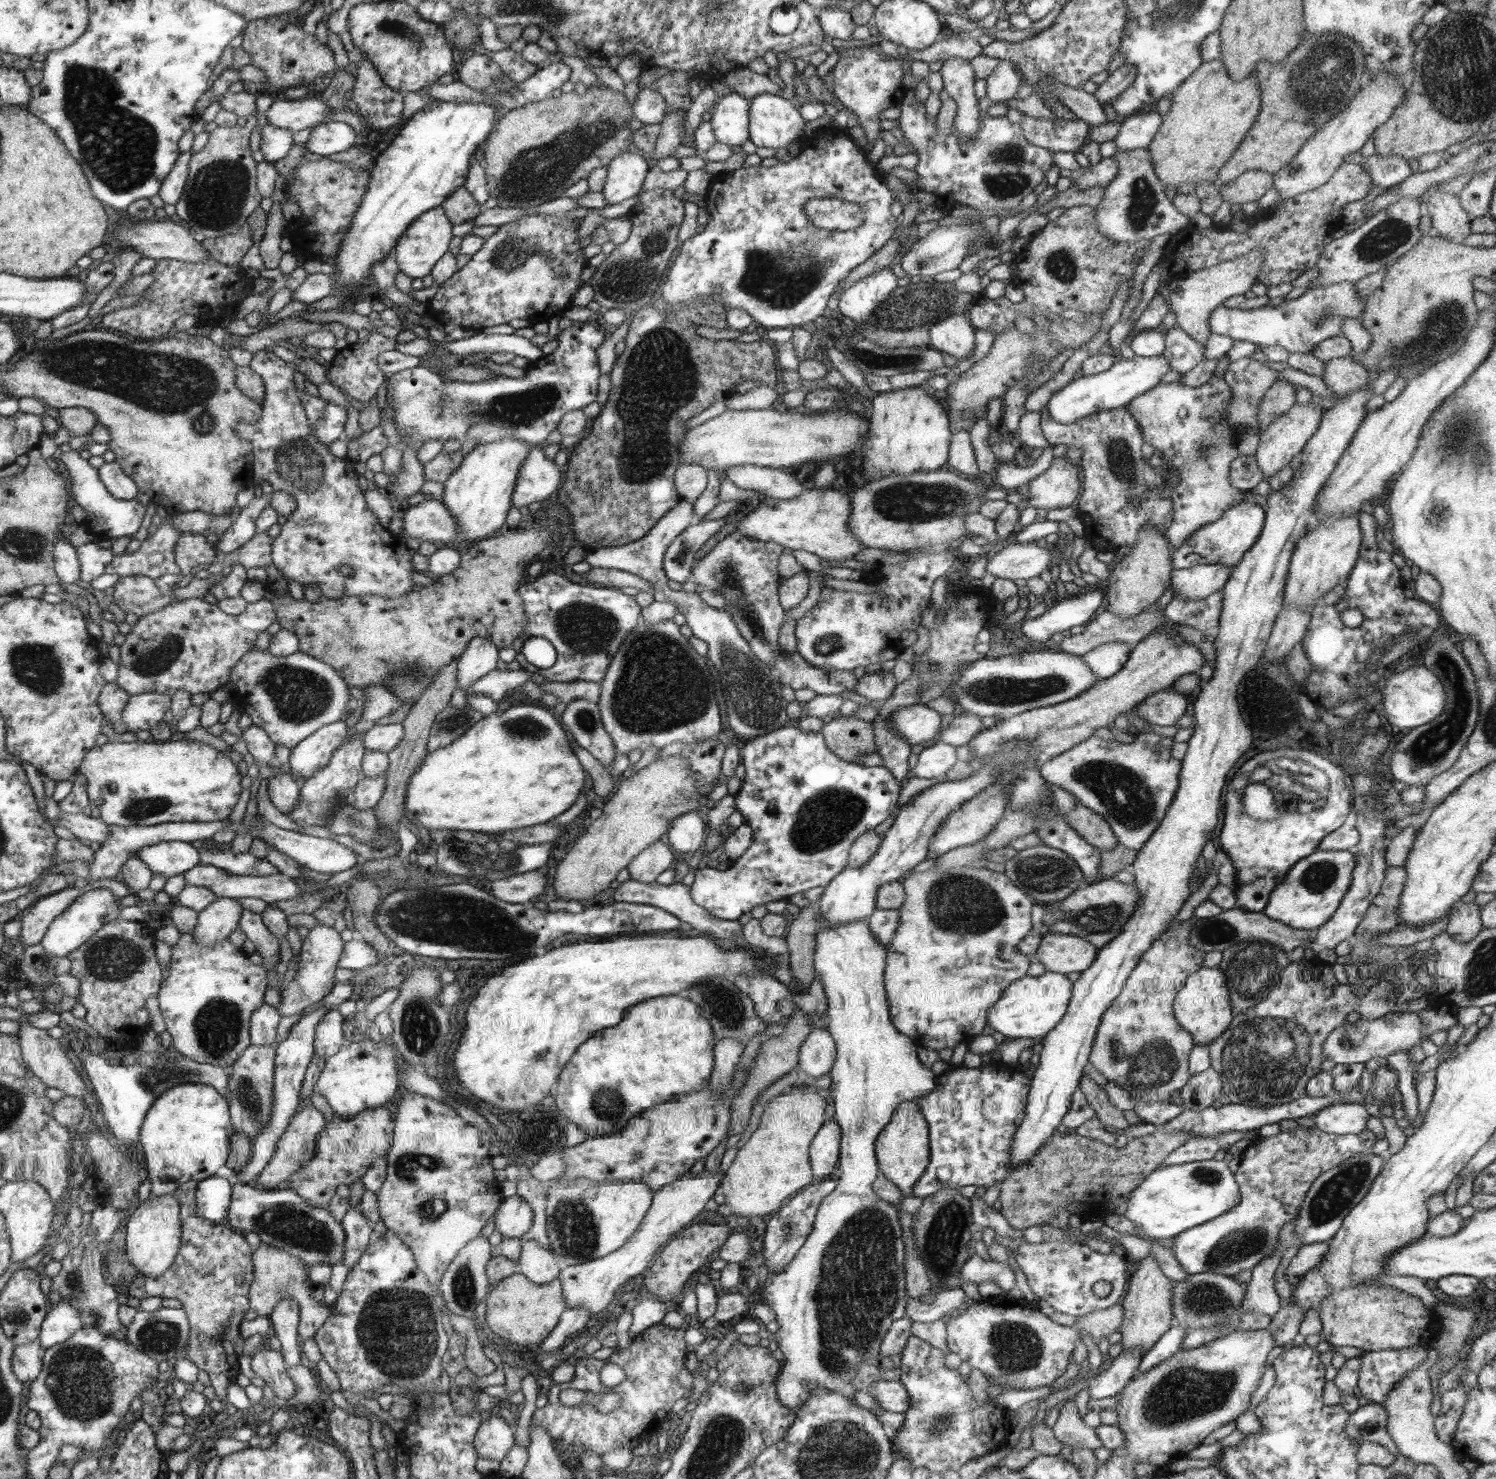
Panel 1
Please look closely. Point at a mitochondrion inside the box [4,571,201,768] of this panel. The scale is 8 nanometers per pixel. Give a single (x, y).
(37, 667)

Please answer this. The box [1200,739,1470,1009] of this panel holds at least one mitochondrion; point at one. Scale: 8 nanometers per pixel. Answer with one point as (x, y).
(1250, 991)

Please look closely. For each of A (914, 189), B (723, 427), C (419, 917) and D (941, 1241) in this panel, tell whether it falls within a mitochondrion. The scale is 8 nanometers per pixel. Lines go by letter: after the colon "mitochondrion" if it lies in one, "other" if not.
A: other
B: other
C: mitochondrion
D: mitochondrion

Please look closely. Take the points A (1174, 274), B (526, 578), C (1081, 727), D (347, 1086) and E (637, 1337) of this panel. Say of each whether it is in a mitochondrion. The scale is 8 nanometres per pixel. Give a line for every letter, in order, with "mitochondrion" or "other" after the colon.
A: other
B: other
C: other
D: other
E: other

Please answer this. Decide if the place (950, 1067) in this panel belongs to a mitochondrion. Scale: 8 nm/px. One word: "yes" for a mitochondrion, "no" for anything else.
no

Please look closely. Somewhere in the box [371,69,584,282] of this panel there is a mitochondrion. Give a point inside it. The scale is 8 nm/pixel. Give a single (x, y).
(514, 252)

